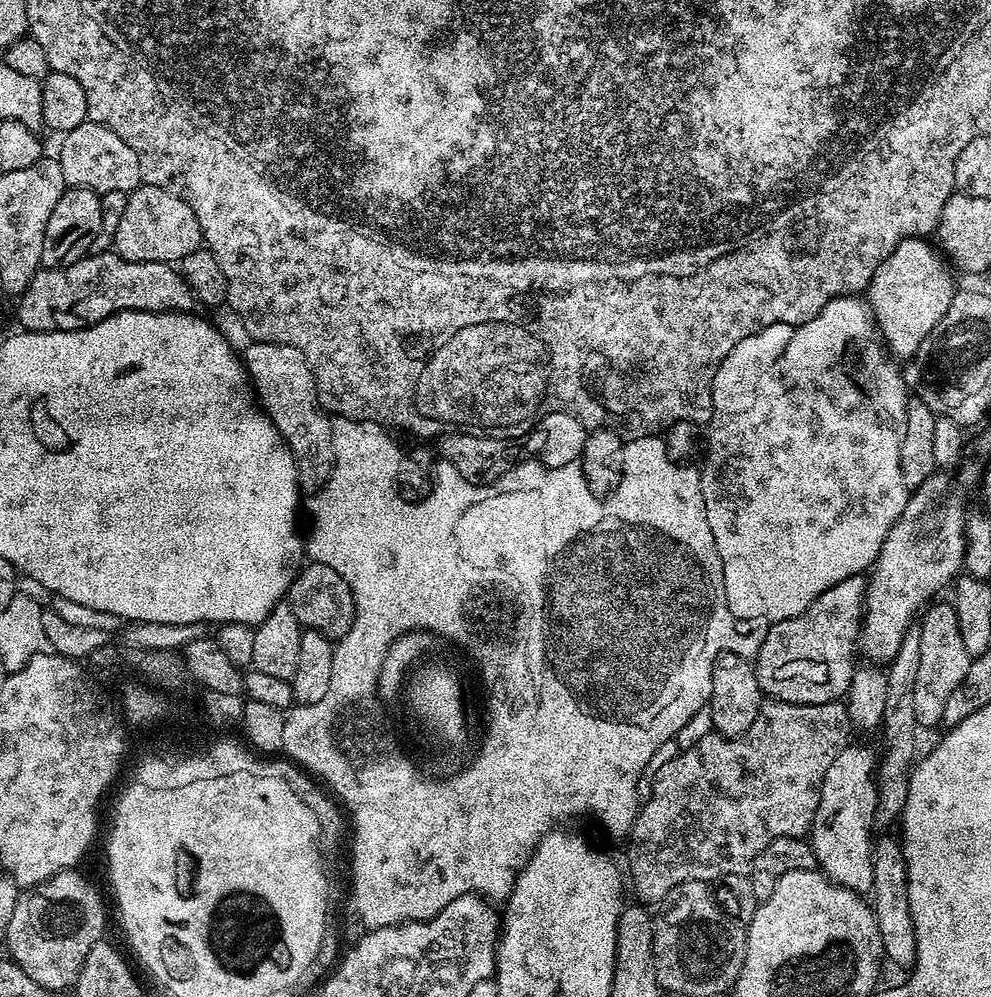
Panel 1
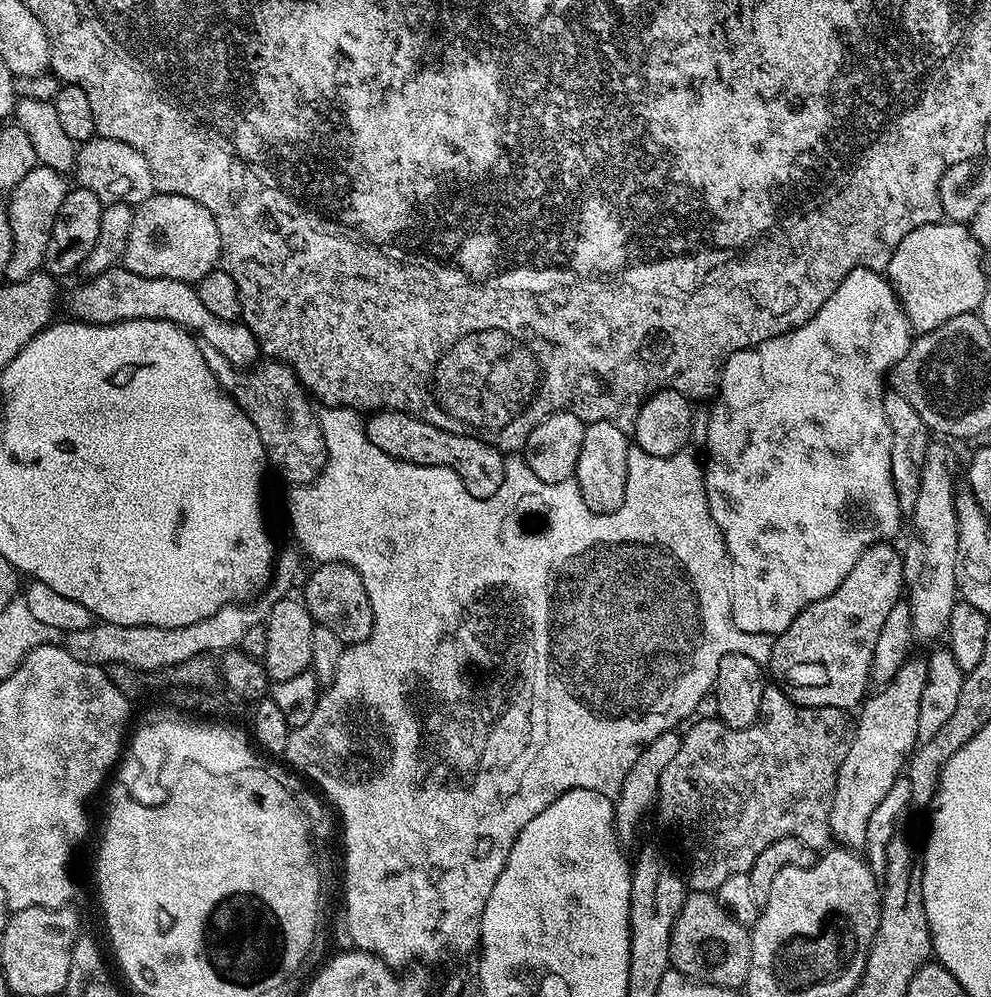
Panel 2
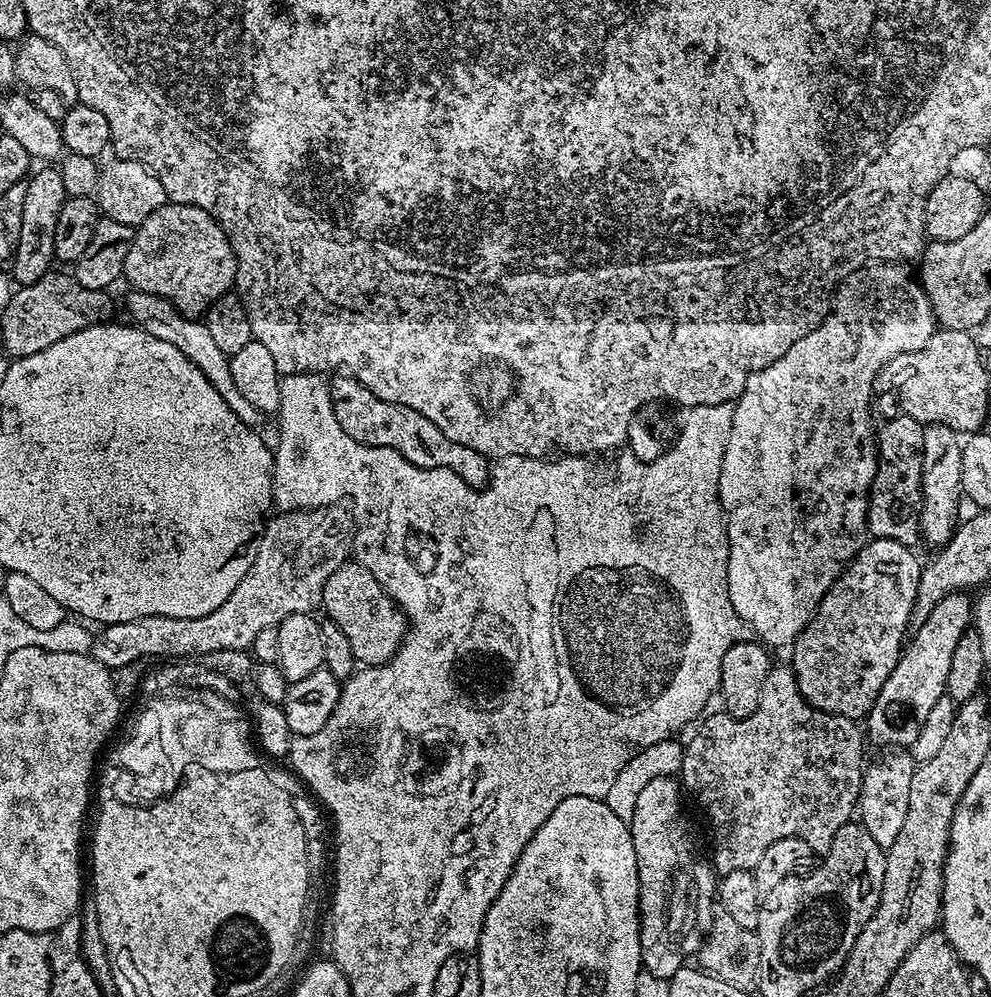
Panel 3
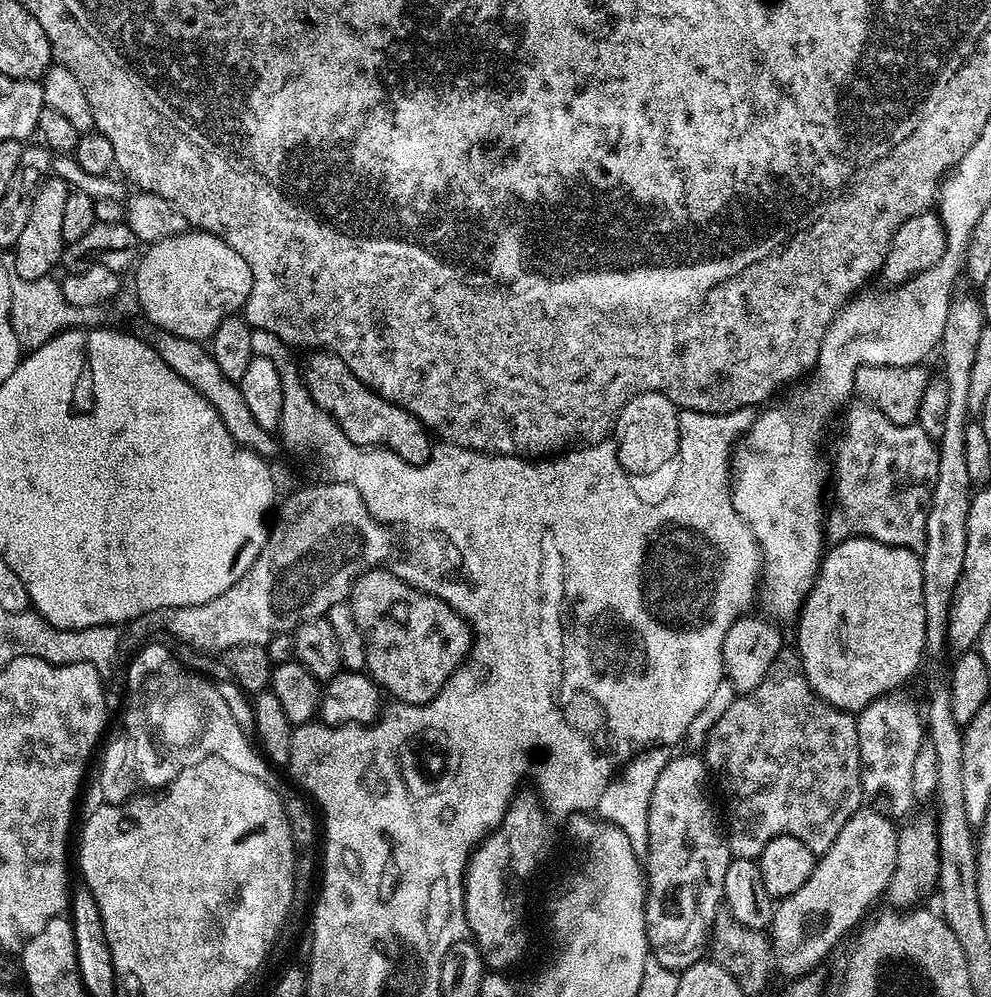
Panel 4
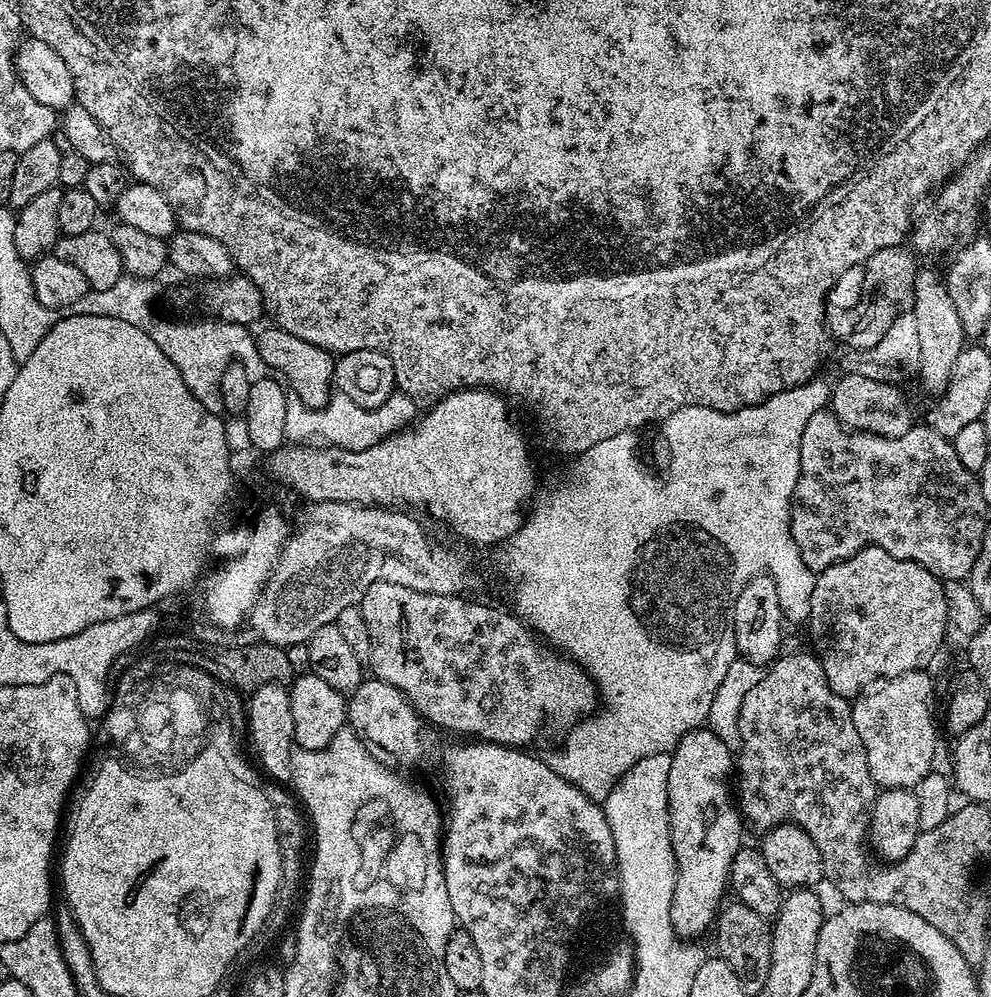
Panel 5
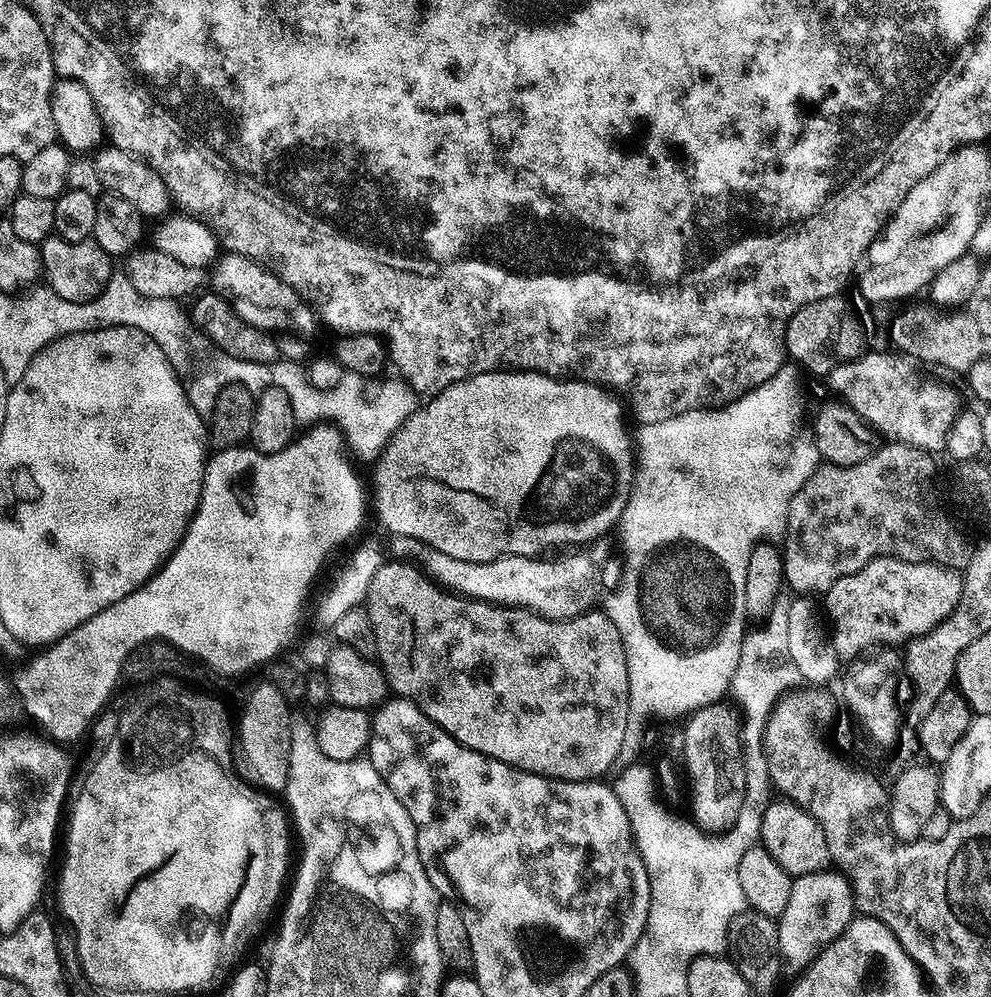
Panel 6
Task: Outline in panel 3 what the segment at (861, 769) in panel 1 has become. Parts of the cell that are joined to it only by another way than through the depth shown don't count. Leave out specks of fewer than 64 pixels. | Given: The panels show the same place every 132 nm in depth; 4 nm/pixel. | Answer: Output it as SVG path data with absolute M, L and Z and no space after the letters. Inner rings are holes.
M964 590L946 594L946 598L930 610L930 618L926 618L926 622L911 633L890 678L886 678L886 686L878 690L878 698L868 712L866 736L871 743L873 740L876 744L888 744L884 746L911 746L916 741L922 730L922 722L926 722L934 702L946 695L946 674L950 674L954 646L958 646L958 638L969 631L971 623L972 600Z

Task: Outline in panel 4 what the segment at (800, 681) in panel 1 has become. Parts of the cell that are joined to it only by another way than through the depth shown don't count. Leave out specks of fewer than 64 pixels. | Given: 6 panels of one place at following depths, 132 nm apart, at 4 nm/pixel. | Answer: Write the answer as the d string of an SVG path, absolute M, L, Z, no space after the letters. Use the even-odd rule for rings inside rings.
M855 536L853 540L843 540L840 544L832 544L825 551L821 561L820 570L816 573L816 581L808 592L808 597L798 613L800 625L796 628L795 651L800 653L802 670L810 682L810 686L830 706L840 708L844 712L859 714L870 702L874 702L879 696L887 696L895 693L916 671L920 668L920 659L925 659L924 643L926 642L926 602L922 598L922 566L921 557L911 552L909 548L895 548L889 544L883 544L877 540L868 540L864 536Z

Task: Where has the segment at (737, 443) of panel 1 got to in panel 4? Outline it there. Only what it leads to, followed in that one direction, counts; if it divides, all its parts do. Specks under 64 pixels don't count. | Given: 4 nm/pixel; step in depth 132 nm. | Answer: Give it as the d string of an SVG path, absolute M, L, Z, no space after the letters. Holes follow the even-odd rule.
M936 265L930 269L932 272L928 269L920 272L928 284L913 276L910 280L916 288L932 288L932 304L928 304L928 300L912 304L912 296L908 296L904 316L900 316L900 308L896 308L900 292L894 286L884 290L886 292L864 290L849 299L822 338L816 367L810 376L812 381L808 384L808 401L800 416L784 408L765 407L765 412L753 419L733 451L732 505L742 522L750 526L760 547L762 596L764 592L773 617L795 617L799 613L826 551L826 485L830 476L824 473L816 453L820 444L820 420L826 419L835 408L843 409L853 399L856 372L862 366L924 362L931 352L933 355L937 351L946 317L944 288L940 288L940 300L936 300L936 280L944 284L944 276L936 272Z

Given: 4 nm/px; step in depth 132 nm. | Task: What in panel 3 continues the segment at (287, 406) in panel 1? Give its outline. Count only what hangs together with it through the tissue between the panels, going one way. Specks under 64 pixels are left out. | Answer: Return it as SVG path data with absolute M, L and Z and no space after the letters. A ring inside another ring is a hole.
M128 290L128 293L125 294L124 308L128 311L129 318L127 317L127 319L135 327L142 329L146 334L154 334L154 338L162 338L162 342L170 342L170 346L178 346L178 350L182 350L182 354L186 354L186 358L190 358L190 362L194 362L194 366L198 366L198 370L202 370L202 374L206 374L210 386L214 386L214 390L218 390L218 394L222 394L226 406L230 406L230 410L242 422L253 426L259 425L262 413L232 385L228 369L229 357L225 356L222 350L218 350L214 337L204 325L203 319L182 315L166 298L135 290Z

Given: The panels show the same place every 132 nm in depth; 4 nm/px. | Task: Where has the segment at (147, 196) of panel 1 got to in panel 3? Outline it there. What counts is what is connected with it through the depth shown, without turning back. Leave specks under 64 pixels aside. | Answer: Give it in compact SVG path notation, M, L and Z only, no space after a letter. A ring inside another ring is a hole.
M169 202L135 225L135 229L123 274L135 291L166 298L182 315L193 318L203 317L214 301L233 291L236 255L220 223L206 210Z

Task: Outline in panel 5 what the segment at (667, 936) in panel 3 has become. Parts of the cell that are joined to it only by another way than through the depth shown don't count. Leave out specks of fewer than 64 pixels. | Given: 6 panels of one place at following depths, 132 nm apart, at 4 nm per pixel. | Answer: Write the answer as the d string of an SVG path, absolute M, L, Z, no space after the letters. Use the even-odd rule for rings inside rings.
M707 726L687 732L671 751L670 782L668 783L668 830L672 837L672 849L676 859L676 881L673 902L670 906L670 922L677 937L700 938L704 931L713 927L718 909L726 896L728 871L734 862L734 854L742 847L740 824L742 817L734 803L734 792L728 789L728 779L734 776L733 749L718 738Z

